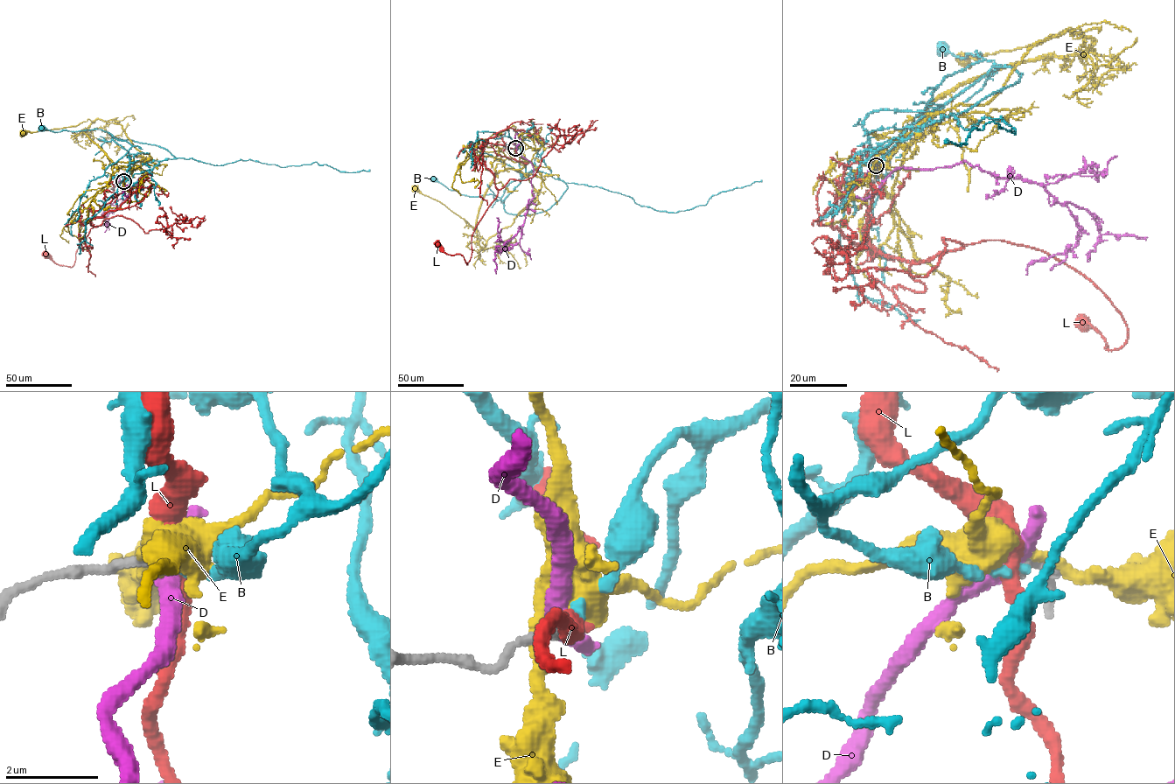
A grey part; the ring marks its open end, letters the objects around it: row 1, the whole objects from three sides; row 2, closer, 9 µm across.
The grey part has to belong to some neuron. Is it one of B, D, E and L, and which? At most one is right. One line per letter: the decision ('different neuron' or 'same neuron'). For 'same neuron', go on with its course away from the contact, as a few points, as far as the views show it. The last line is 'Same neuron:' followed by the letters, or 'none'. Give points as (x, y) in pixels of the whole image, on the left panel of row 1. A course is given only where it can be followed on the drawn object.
B: same neuron; course (123, 182), (149, 169), (151, 173), (129, 185), (134, 155), (115, 143), (108, 132), (41, 129)
D: different neuron
E: different neuron
L: different neuron
Same neuron: B

